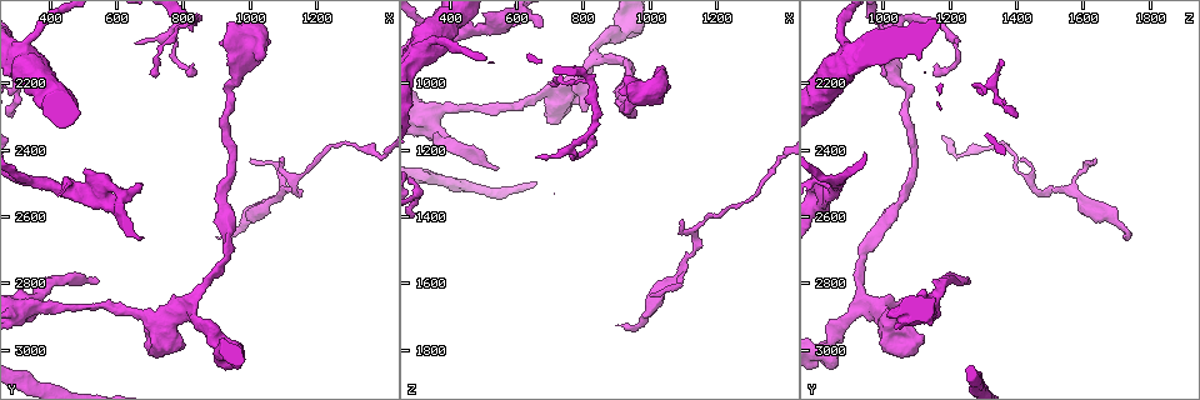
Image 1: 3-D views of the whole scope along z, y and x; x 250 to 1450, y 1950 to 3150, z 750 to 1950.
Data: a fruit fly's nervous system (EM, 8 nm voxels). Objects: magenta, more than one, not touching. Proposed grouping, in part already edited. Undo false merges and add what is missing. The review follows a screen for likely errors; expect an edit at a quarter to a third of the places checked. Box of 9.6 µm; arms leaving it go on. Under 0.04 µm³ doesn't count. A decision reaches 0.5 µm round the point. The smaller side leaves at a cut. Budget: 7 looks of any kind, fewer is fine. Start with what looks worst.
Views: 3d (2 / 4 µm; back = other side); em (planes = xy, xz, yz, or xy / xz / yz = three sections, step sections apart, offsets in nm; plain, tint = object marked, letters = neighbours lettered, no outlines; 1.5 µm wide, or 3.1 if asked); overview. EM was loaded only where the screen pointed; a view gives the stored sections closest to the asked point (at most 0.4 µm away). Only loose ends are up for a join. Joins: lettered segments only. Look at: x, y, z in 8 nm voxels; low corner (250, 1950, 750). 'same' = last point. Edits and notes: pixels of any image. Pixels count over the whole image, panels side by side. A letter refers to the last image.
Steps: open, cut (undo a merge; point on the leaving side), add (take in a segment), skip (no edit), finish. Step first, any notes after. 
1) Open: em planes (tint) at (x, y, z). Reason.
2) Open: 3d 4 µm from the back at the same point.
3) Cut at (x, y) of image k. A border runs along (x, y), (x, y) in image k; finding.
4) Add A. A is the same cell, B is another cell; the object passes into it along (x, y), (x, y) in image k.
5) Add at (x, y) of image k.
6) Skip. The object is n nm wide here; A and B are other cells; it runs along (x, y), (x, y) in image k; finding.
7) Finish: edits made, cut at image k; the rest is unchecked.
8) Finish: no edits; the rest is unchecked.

Open: 3d 2 µm at (900, 2660, 1730). Tapers out.

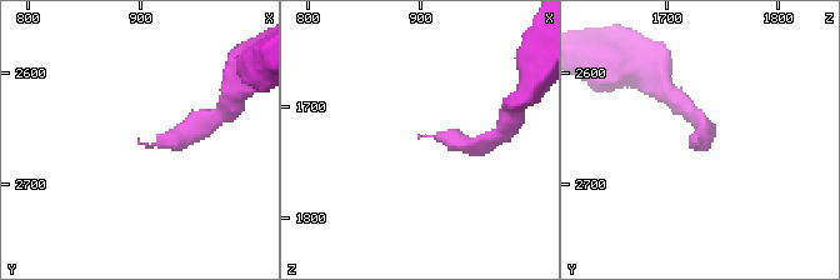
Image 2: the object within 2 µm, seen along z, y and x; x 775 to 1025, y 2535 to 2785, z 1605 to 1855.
Open: em yz step 8 (letters) at (900, 2660, 1724). Now the EM.

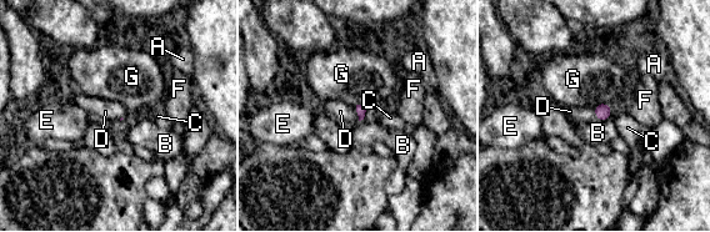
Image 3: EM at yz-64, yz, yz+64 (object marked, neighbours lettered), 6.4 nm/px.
Add D. The longest contact is with D, 100 nm; D is the same cell, A, B, C, E, F and G are other cells; the object passes into it along (360, 110), (358, 114), (340, 111) in image 3; the neuron continues.

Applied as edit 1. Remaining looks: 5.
Open: em yz step 8 (plain) at (650, 2070, 1210). Tapers out.

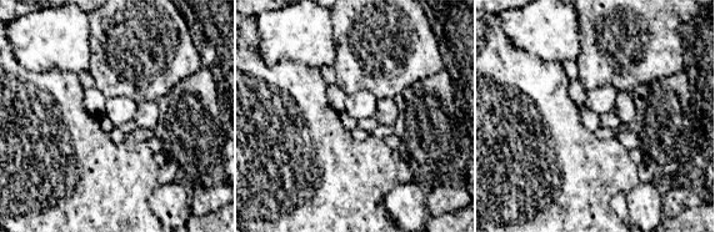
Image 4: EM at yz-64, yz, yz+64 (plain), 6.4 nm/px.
Open: em yz step 8 (letters) at the same point. What lies round it.

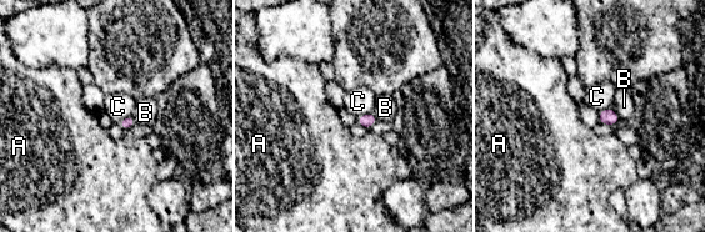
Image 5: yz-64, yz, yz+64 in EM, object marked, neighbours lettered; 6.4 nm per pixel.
Skip. A, B and C are other cells; none of them fits.

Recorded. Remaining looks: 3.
Open: em planes (letters) at (1000, 2430, 1640).

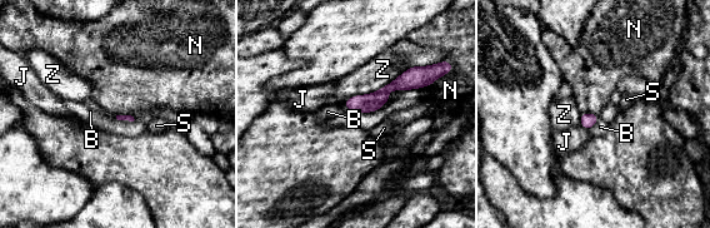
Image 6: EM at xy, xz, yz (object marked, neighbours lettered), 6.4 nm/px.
Skip. B, J, N, S and Z are other cells; it runs along (410, 82), (373, 102), (348, 103) in image 6; none of them fits.

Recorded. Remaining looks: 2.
Finish: edits made, add at image 3; the rest is unchecked.

